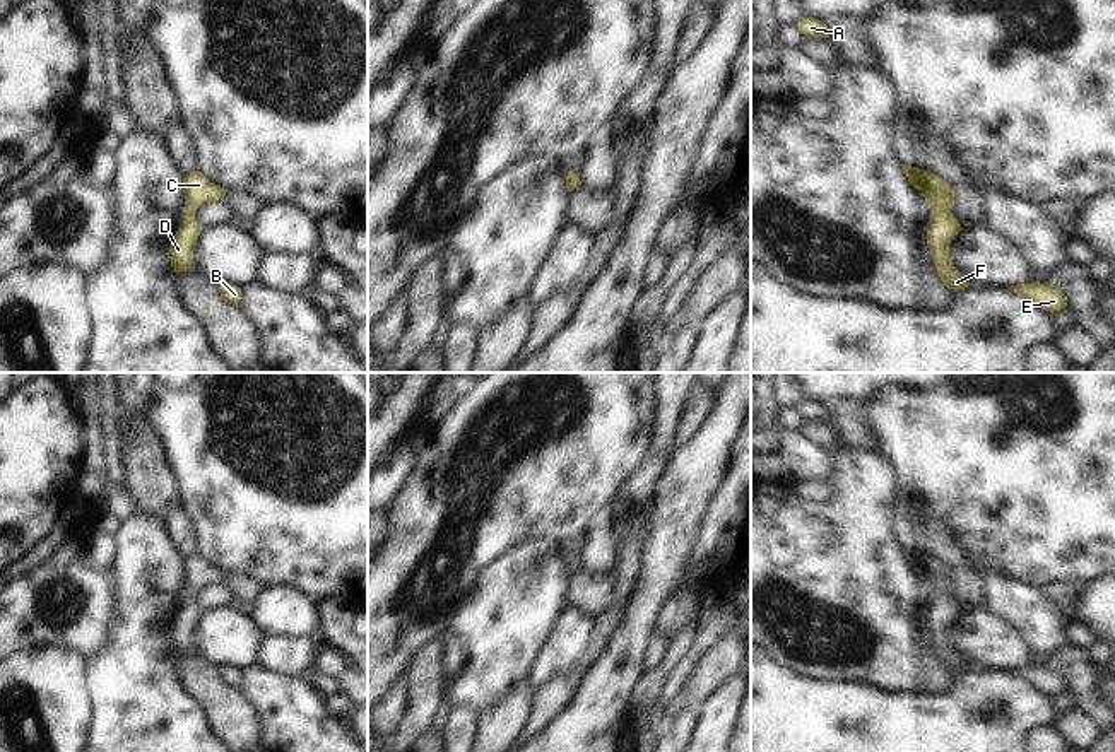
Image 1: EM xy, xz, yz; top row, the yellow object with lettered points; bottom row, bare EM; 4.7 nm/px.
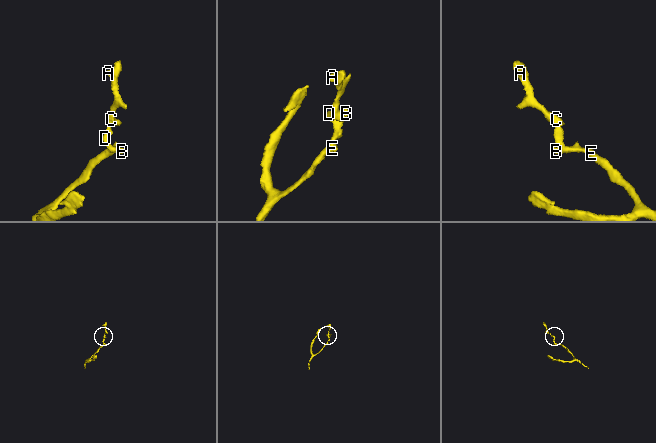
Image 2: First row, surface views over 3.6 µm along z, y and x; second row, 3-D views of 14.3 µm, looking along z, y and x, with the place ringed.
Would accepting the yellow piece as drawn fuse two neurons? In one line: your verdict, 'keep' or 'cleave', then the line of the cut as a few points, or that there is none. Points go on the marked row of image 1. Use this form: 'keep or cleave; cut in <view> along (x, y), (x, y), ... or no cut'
keep; no cut

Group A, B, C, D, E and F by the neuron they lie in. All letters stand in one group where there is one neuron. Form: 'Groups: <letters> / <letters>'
Groups: A B C D E F

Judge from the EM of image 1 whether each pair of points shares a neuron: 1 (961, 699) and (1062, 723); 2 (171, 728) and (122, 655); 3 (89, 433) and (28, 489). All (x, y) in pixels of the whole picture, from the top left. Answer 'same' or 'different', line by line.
1: different
2: same
3: different

